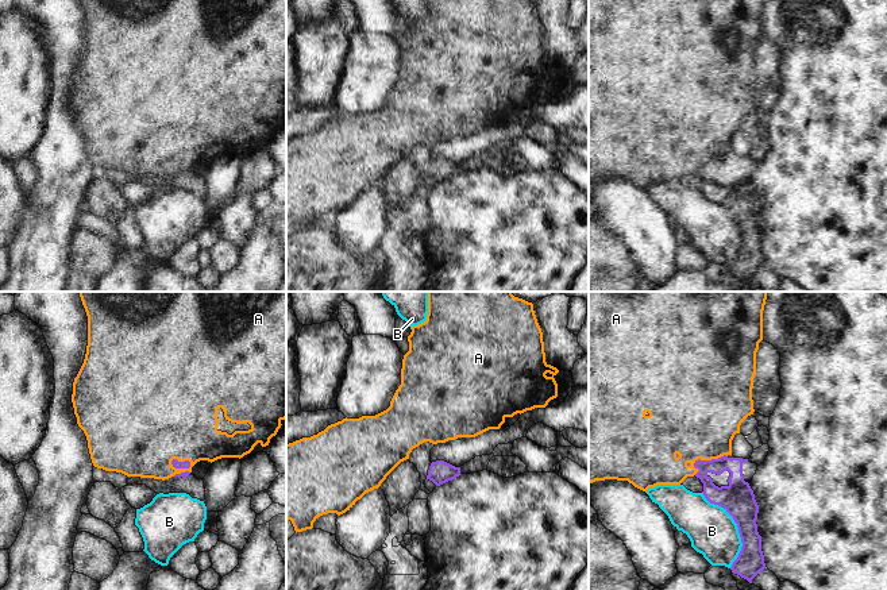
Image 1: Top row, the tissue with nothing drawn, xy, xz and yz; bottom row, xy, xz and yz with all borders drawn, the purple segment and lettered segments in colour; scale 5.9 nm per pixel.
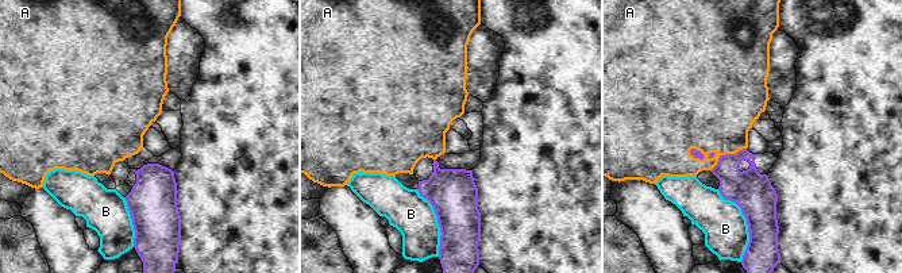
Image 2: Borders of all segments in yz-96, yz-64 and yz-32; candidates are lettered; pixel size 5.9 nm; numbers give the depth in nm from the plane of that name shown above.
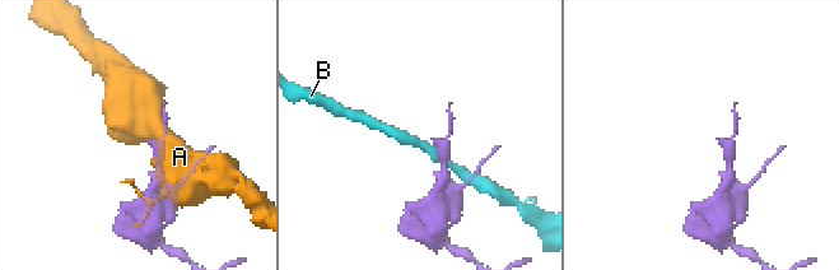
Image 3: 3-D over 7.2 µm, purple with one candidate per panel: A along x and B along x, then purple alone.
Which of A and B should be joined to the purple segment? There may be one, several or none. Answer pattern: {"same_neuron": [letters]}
{"same_neuron": []}

